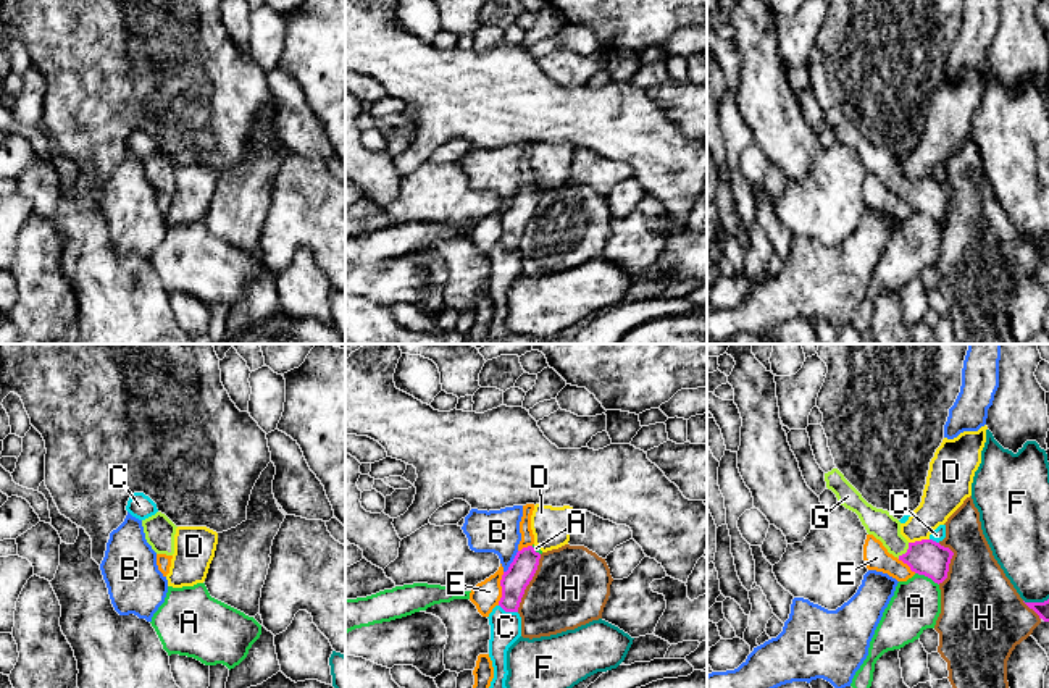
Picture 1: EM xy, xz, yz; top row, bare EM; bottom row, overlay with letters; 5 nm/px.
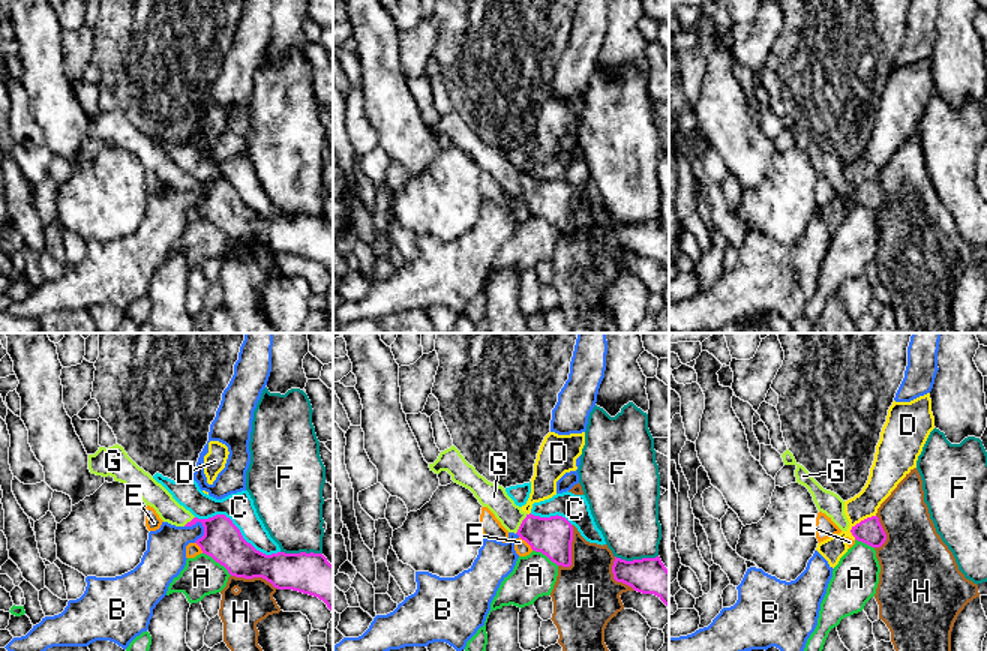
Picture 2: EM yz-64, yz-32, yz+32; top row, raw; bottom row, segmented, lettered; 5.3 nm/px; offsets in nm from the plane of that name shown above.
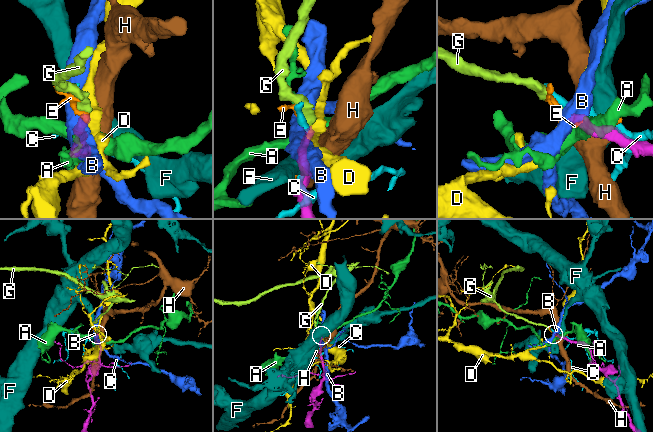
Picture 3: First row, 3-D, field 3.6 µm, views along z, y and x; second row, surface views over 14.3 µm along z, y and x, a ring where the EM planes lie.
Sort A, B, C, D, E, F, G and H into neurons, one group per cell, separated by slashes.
A / B / C / D / E / F / G / H

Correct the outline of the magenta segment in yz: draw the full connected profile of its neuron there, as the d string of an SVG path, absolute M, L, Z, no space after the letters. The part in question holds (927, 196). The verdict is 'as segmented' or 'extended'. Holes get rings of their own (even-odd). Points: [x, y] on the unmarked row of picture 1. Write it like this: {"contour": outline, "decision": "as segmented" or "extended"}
{"contour": "M838 107L825 111L825 120L826 126L836 132L838 141L855 150L867 171L880 178L889 192L907 202L912 210L925 213L938 223L947 216L954 194L949 186L933 178L909 181L901 173L901 160L888 149L868 142Z", "decision": "extended"}

